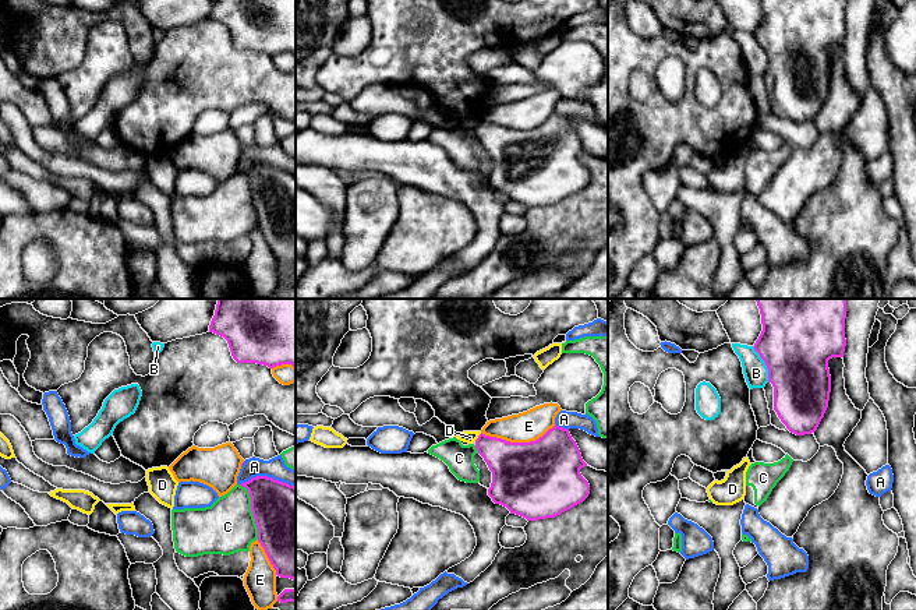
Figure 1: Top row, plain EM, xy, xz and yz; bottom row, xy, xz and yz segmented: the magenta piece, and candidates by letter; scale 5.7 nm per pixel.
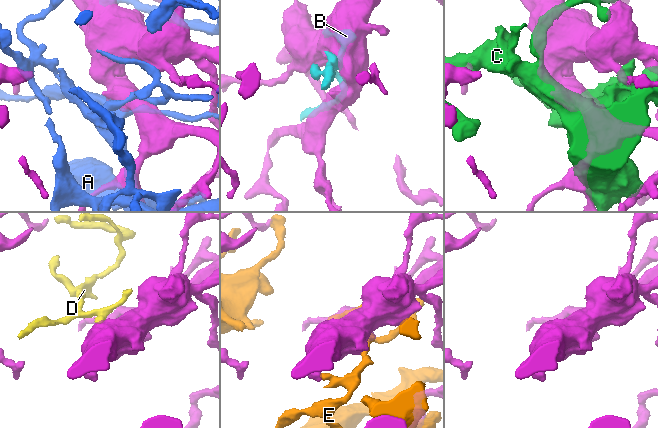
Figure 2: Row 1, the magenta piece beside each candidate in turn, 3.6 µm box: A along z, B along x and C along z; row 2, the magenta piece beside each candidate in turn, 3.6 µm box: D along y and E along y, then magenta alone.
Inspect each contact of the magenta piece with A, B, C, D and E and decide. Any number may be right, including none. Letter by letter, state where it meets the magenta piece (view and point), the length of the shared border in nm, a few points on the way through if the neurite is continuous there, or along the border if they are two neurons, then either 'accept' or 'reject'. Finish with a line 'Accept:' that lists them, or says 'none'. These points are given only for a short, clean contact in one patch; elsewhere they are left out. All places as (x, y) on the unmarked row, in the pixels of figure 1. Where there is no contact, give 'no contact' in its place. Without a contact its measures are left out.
A: meets magenta in xy at (266, 164); contact 320 nm long; reject
B: meets magenta in yz at (766, 52); contact 220 nm long; reject
C: meets magenta in xy at (251, 197); contact 340 nm long; reject
D: meets magenta in xz at (478, 124); contact 60 nm long; border along xz (481, 120), (474, 127); reject
E: meets magenta in xz at (517, 130); contact 440 nm long; reject
Accept: none

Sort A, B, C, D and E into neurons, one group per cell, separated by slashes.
A / B / C / D / E

